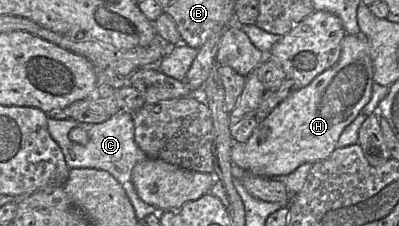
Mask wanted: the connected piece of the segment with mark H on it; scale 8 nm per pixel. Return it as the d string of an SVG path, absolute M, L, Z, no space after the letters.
M362 33L346 34L341 43L338 62L317 75L312 82L281 101L272 112L260 120L249 139L234 143L231 147L231 160L240 169L258 176L288 175L304 163L315 163L330 156L337 148L343 130L361 113L369 102L374 84L374 67L370 46Z

